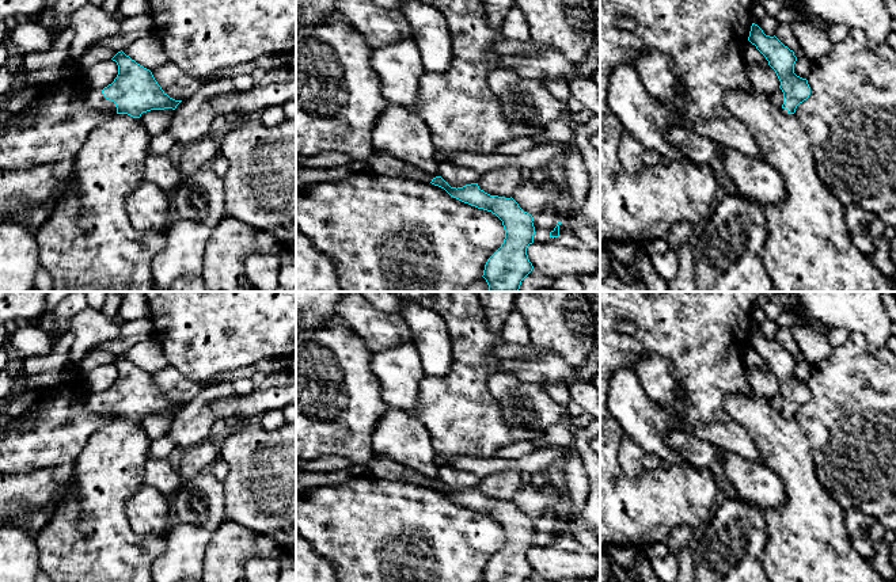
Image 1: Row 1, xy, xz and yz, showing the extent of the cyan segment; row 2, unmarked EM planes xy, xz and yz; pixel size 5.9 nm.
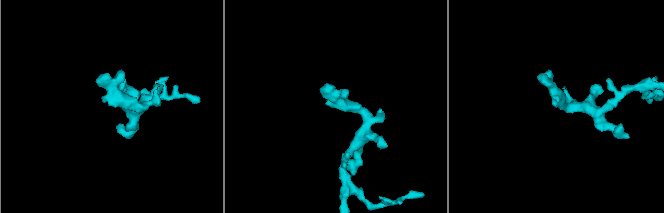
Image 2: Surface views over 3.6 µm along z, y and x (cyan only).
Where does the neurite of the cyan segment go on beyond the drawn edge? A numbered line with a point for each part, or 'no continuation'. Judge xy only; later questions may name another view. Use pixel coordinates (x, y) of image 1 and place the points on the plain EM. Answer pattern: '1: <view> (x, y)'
1: xy (94, 402)

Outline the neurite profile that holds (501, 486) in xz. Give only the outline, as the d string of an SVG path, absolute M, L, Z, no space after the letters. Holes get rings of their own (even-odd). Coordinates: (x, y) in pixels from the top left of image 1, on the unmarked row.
M512 468L481 479L477 487L490 499L510 502L520 484L521 472Z

